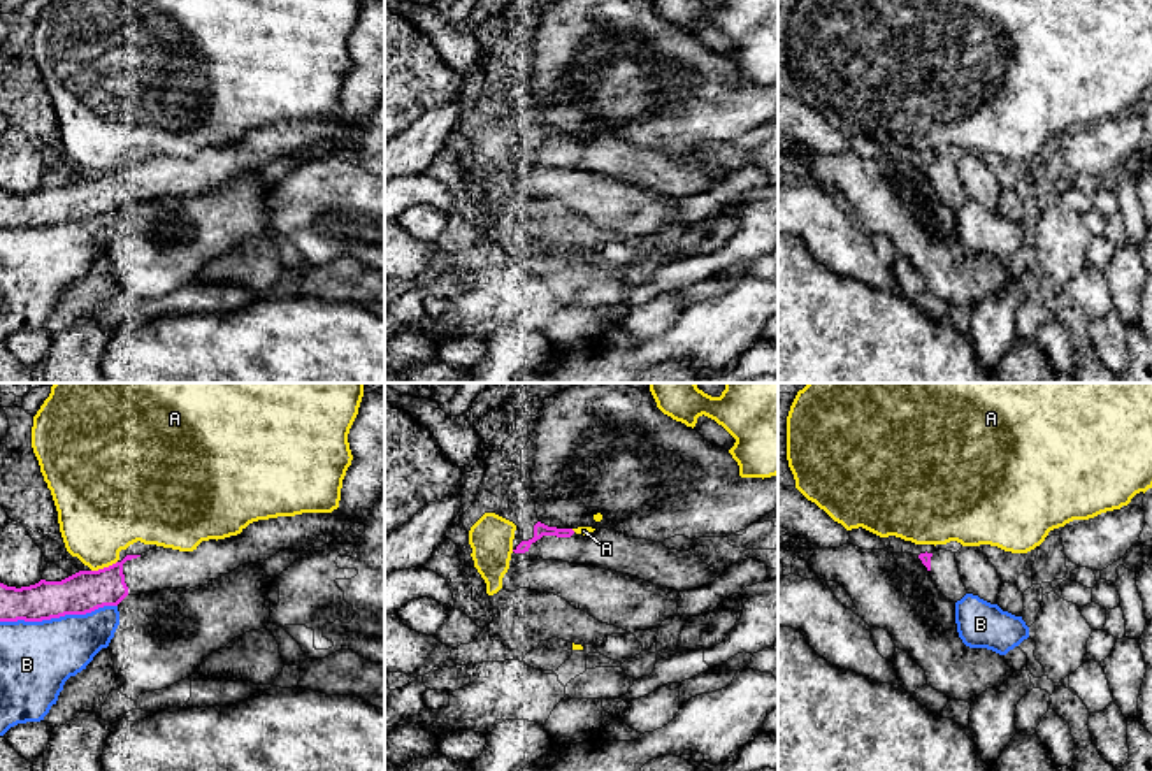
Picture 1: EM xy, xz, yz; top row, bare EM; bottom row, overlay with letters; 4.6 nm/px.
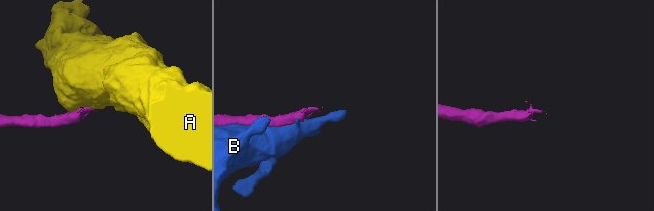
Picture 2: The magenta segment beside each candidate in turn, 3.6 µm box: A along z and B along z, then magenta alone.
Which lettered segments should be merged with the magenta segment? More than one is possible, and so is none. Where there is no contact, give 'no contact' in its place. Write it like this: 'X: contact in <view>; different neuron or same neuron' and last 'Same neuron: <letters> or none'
A: contact in xy; different neuron
B: contact in xy; different neuron
Same neuron: none

